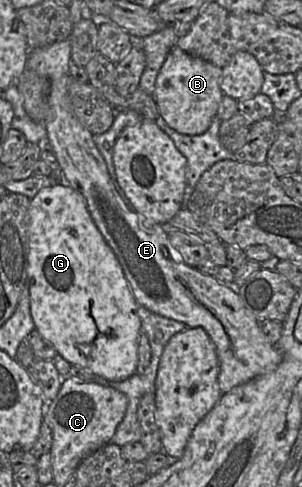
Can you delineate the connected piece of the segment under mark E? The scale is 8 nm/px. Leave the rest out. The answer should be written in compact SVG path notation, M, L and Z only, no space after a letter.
M70 39L47 47L31 49L27 68L50 80L48 96L50 115L45 123L48 141L53 147L66 183L83 196L94 223L116 255L137 303L156 314L182 322L187 327L201 327L208 333L215 344L219 359L218 385L222 394L275 369L282 361L282 352L265 338L261 324L243 304L238 294L239 288L237 286L230 288L219 282L215 276L203 274L196 267L184 263L169 242L166 225L154 224L147 227L144 225L144 217L127 208L111 180L106 162L94 142L93 134L79 122L73 112L68 91L71 51Z

